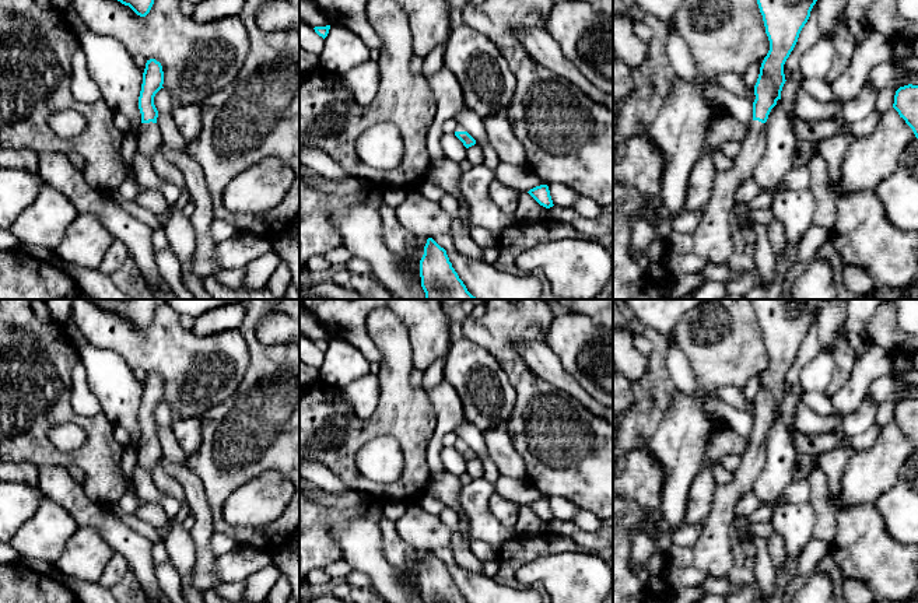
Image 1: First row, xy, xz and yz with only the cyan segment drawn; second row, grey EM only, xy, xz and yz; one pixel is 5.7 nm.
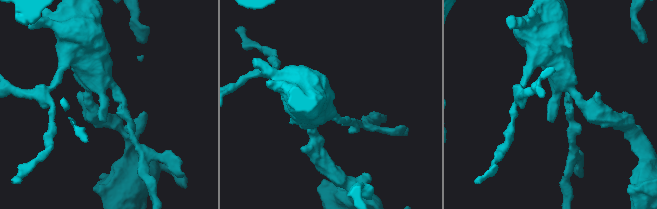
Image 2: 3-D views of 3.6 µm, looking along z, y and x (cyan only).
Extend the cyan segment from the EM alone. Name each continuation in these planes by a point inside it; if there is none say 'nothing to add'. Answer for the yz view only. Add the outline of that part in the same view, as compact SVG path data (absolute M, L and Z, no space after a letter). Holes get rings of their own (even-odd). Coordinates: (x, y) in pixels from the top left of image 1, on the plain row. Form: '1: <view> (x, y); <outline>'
1: yz (712, 554); M753 434L749 448L735 470L735 480L715 487L709 513L702 523L702 532L693 548L693 565L709 578L729 575L735 560L730 550L729 532L737 518L736 506L740 498L753 488L767 462L765 437Z

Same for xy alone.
1: xy (150, 452); M141 437L137 451L137 463L151 474L161 457L162 449L158 437Z

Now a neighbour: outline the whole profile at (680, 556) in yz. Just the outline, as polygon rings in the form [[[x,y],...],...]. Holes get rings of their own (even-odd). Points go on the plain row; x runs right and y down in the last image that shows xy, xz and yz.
[[[672,544],[666,555],[670,562],[679,567],[691,567],[694,562],[694,553],[688,547],[680,547],[680,546]]]

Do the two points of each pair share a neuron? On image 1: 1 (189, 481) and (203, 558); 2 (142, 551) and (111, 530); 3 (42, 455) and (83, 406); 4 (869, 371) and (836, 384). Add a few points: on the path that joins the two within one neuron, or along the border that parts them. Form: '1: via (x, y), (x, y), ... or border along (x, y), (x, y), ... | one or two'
1: via (198, 501), (203, 515), (203, 539) | one
2: via (135, 547), (118, 535) | one
3: border along (70, 379), (70, 405), (81, 414), (95, 416) | two
4: border along (857, 361), (851, 377), (830, 399) | two

